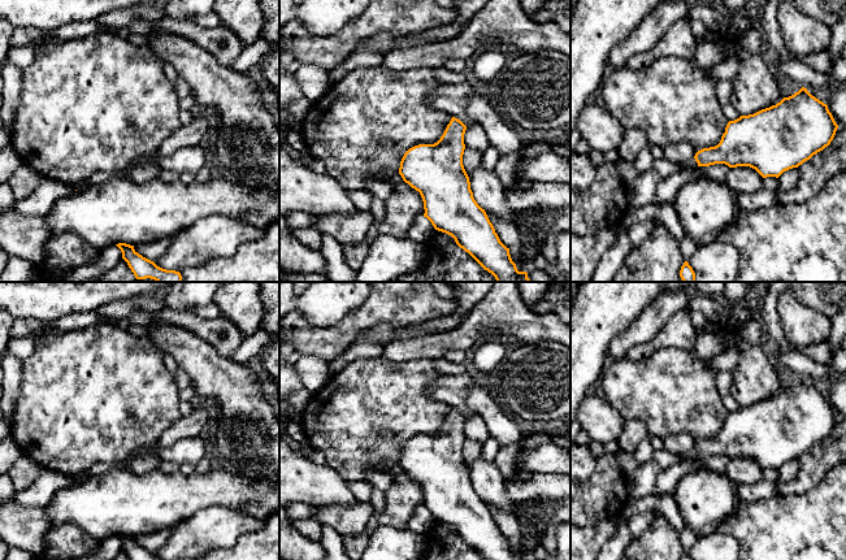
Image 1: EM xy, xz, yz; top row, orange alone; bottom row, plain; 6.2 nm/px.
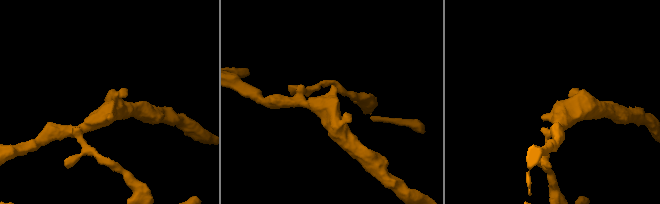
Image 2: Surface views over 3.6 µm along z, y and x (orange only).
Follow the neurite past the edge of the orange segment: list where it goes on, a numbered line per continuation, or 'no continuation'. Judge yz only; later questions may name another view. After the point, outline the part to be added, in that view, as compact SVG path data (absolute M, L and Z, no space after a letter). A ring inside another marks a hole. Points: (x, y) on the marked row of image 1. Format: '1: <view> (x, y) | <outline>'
1: yz (692, 164) | M691 159L689 161L684 161L684 162L678 164L678 166L682 169L693 170L693 169L698 168L698 162L695 161L695 159Z

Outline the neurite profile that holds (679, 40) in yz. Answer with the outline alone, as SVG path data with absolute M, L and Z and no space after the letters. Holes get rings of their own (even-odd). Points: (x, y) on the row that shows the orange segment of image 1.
M689 18L680 19L668 29L654 48L632 56L625 66L632 70L642 70L650 66L655 60L667 56L693 61L698 43L699 40L695 39L689 25Z

